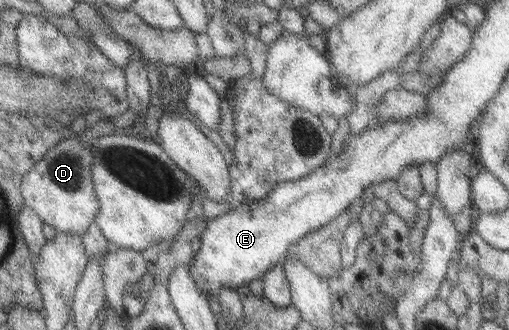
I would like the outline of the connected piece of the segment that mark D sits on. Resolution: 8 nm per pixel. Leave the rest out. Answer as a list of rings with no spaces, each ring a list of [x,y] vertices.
[[[76,137],[61,140],[23,176],[21,195],[23,203],[40,217],[43,224],[52,226],[57,232],[84,236],[88,226],[95,222],[100,204],[91,175],[92,142],[90,145],[82,145]]]

